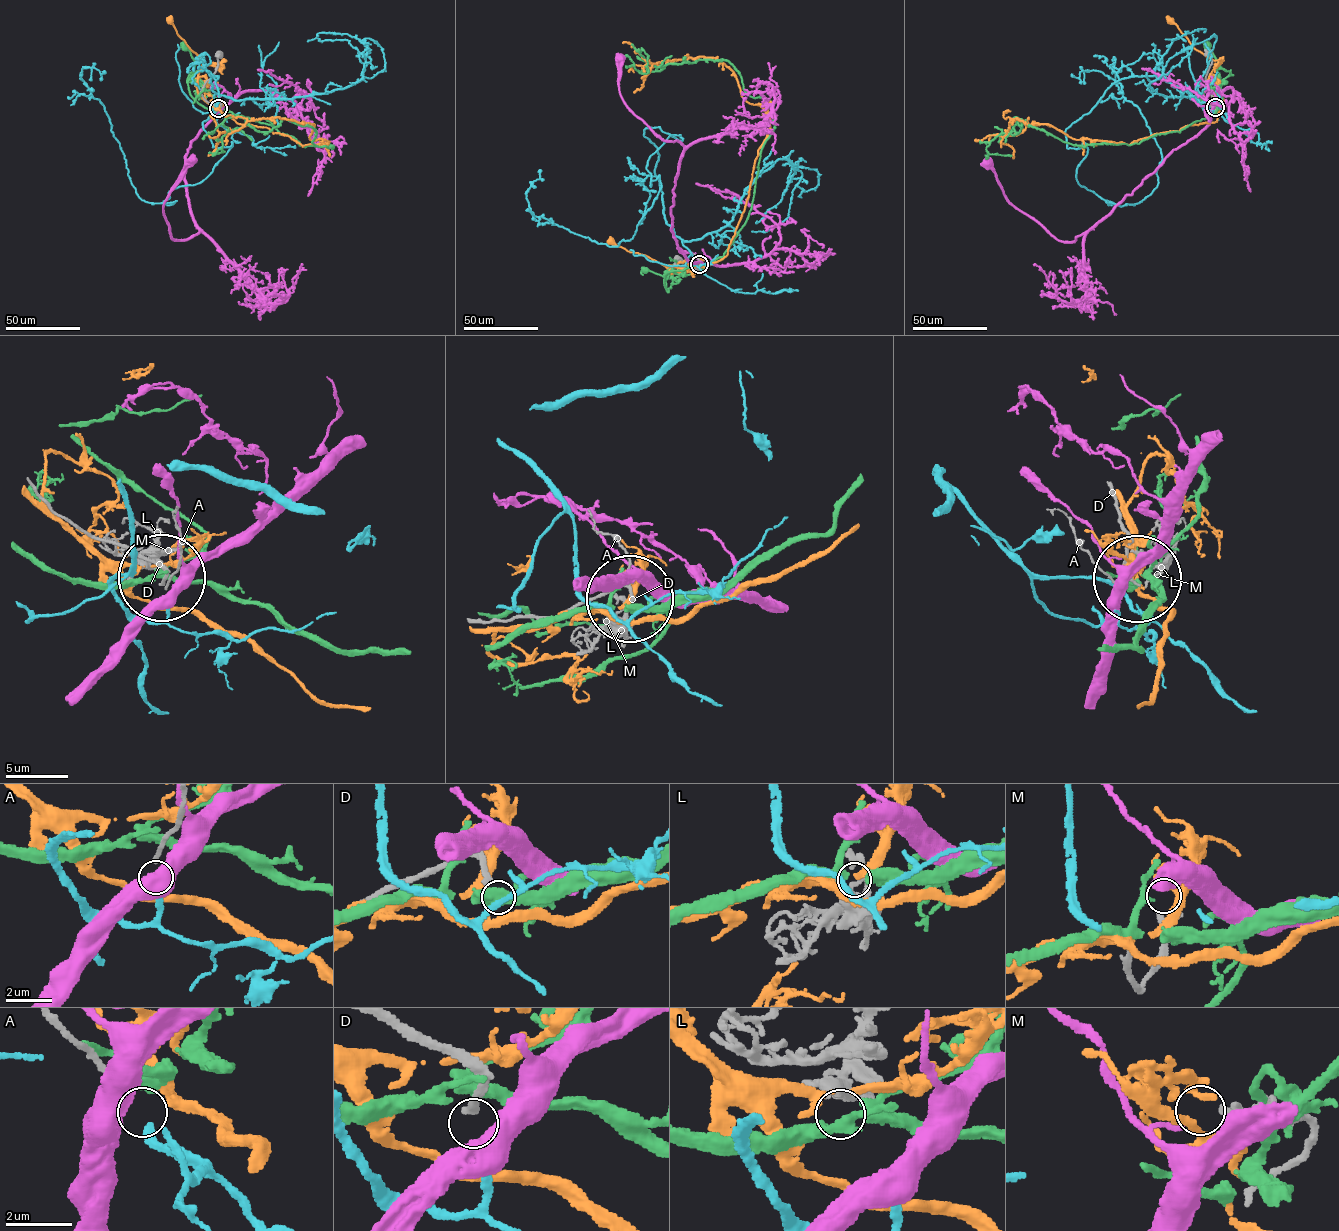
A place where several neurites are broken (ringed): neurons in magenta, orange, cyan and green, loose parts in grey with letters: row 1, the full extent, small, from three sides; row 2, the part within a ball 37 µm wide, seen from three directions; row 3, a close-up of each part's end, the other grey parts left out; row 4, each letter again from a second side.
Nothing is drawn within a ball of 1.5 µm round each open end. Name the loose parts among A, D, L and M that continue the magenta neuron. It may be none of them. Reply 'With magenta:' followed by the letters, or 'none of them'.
With magenta: none of them

